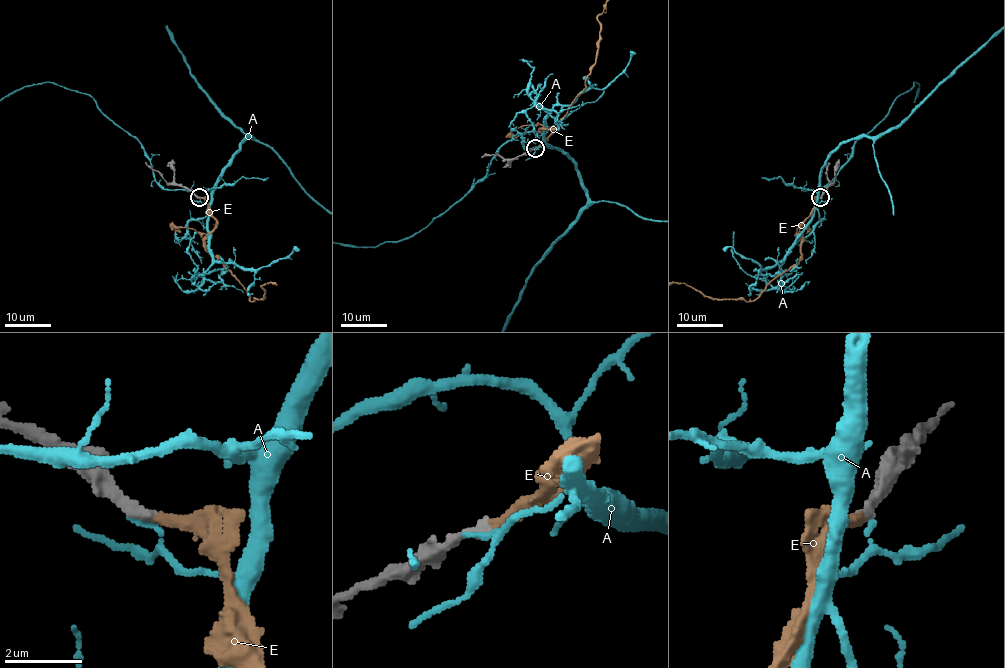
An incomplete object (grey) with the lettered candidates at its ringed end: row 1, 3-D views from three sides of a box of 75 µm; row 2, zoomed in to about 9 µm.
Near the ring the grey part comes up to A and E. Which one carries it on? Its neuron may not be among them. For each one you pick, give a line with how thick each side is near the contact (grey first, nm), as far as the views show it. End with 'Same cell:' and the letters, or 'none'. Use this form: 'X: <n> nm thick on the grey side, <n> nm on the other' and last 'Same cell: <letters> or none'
E: 280 nm thick on the grey side, 320 nm on the other
Same cell: E

